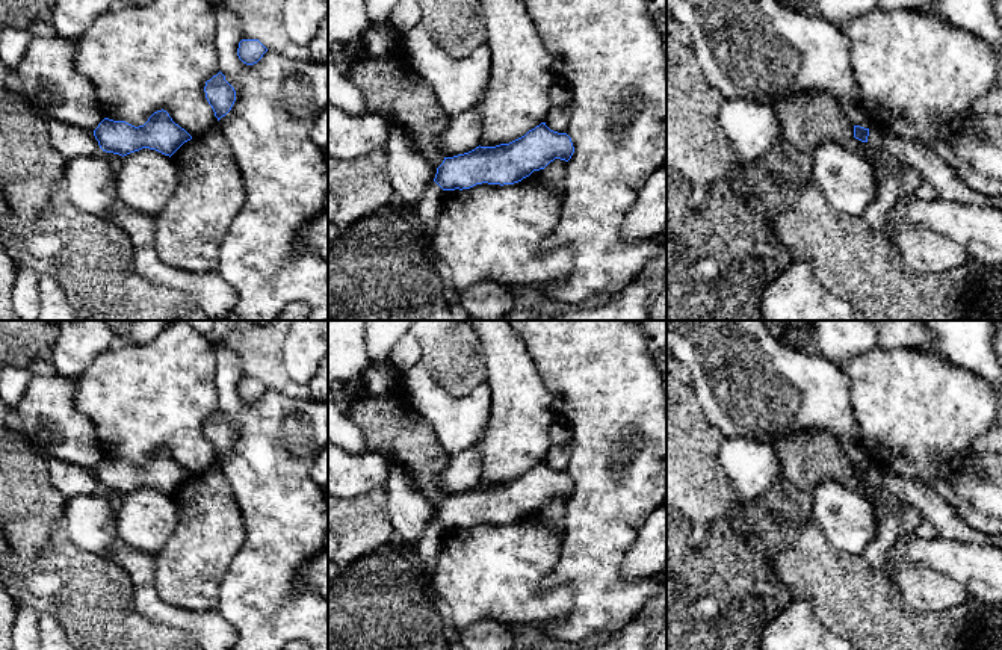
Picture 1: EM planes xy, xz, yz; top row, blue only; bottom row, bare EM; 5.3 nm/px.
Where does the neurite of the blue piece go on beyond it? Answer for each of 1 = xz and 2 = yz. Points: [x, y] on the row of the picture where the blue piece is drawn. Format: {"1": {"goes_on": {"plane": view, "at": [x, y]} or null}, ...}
{"1": {"goes_on": null}, "2": {"goes_on": null}}

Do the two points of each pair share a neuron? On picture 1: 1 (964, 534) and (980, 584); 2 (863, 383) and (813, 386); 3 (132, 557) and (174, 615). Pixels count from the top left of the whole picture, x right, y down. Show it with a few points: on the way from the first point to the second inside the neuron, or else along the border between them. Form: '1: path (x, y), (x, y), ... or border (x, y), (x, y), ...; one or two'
1: border (937, 534), (946, 538), (986, 544); two
2: border (842, 366), (850, 383), (850, 408), (856, 419); two
3: path (141, 573), (145, 594), (157, 606); one

